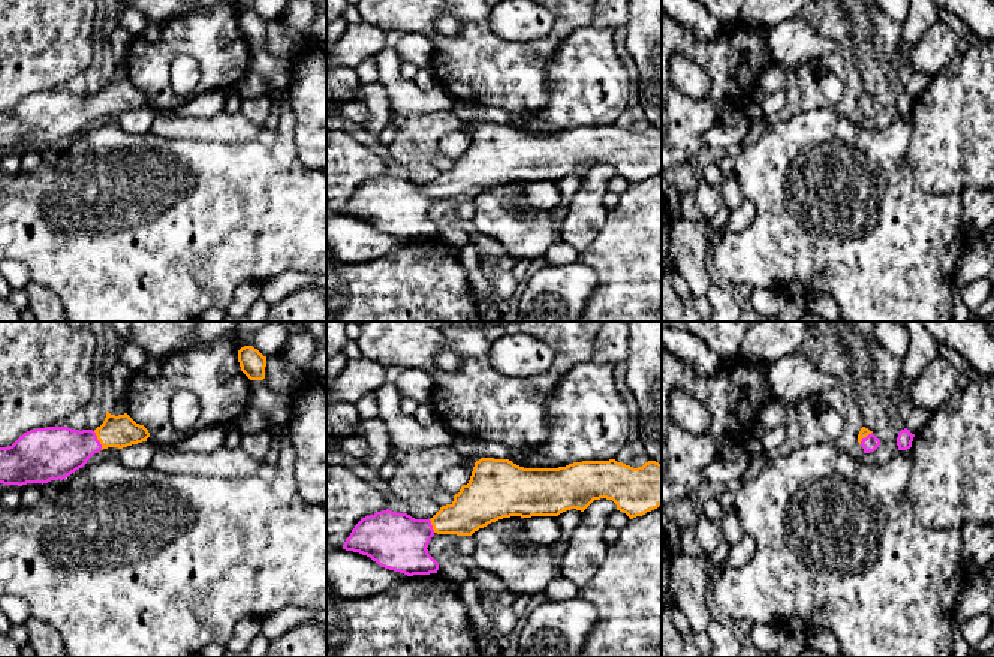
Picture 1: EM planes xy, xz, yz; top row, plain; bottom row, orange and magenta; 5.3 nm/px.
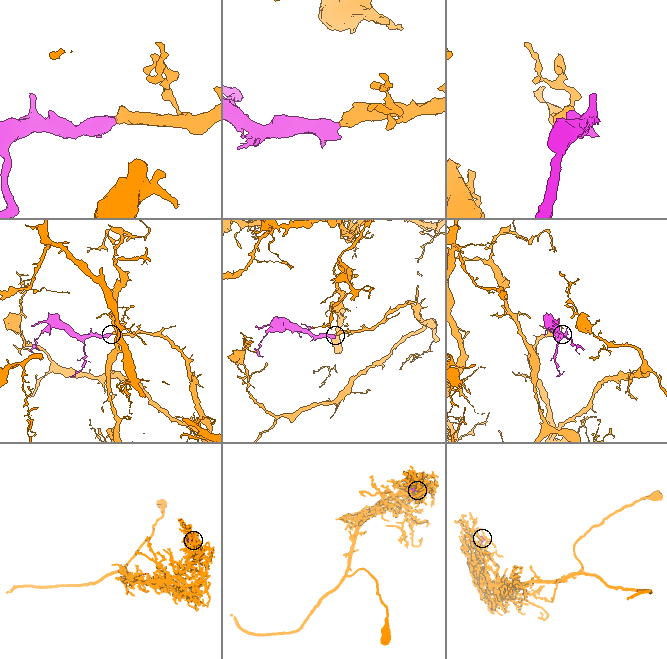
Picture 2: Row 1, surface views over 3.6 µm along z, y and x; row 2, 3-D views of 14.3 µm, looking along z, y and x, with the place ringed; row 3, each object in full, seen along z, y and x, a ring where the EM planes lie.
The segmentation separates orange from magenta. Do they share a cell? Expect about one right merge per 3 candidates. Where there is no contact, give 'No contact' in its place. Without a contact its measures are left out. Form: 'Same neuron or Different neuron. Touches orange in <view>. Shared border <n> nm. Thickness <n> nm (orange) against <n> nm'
Same neuron. Touches orange in xy. Shared border 120 nm. Thickness 180 nm (orange) against 280 nm

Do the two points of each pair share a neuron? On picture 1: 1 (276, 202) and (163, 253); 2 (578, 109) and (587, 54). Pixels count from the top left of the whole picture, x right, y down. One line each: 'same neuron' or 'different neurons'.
1: same neuron
2: same neuron

